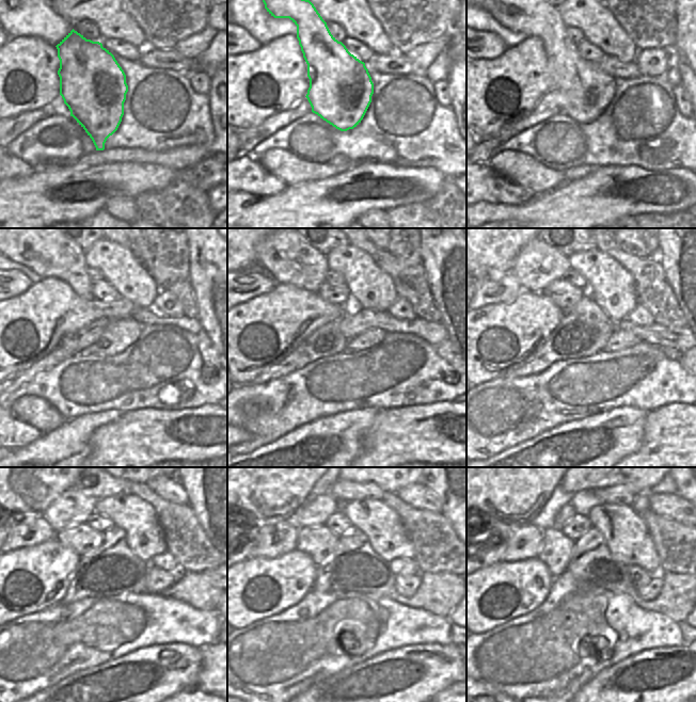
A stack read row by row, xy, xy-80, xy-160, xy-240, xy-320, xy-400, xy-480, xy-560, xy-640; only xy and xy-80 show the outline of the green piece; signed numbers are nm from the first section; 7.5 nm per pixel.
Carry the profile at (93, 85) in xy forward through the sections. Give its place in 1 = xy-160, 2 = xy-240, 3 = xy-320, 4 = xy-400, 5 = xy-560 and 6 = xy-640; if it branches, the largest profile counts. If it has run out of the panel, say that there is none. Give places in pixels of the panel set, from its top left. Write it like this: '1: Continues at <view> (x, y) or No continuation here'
1: Continues at xy-160 (586, 90)
2: Continues at xy-240 (45, 250)
3: Continues at xy-320 (290, 259)
4: Continues at xy-400 (537, 265)
5: Continues at xy-560 (315, 512)
6: Continues at xy-640 (567, 512)

